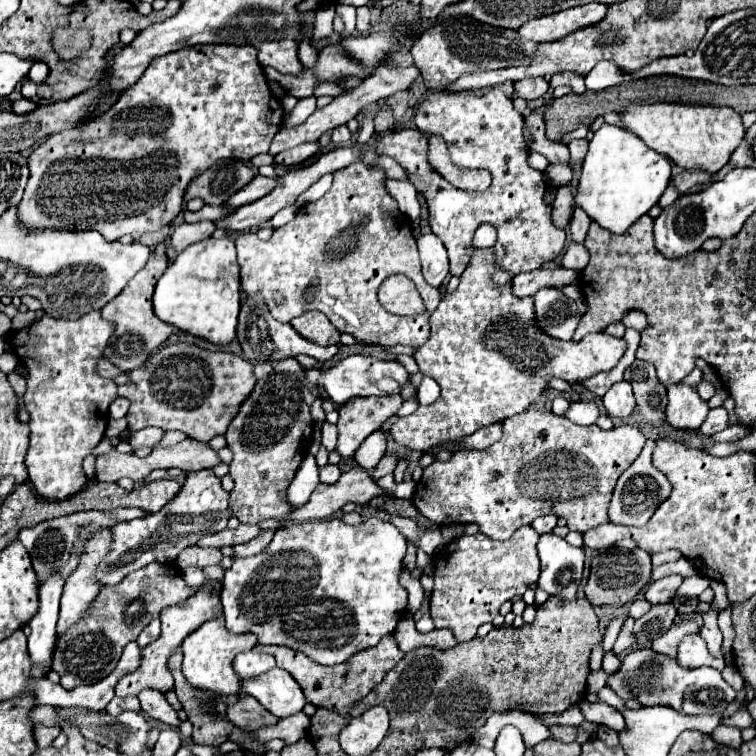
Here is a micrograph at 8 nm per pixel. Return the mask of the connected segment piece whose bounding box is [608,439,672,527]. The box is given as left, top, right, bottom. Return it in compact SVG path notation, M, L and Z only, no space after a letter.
M648 439L646 447L642 449L640 457L620 475L612 501L610 501L610 509L608 509L608 521L614 525L632 525L632 527L642 527L648 523L648 519L654 515L654 511L658 509L658 505L666 499L666 495L670 495L672 487L666 479L666 475L662 475L654 465L652 465L652 449L654 449L654 441Z

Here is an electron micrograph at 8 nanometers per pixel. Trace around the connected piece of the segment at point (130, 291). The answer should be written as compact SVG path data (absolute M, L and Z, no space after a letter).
M152 247L152 255L146 263L144 269L140 269L130 283L126 285L126 289L122 291L122 295L118 295L118 299L112 299L100 313L104 319L114 323L114 333L110 337L110 343L104 349L104 357L116 365L120 371L132 371L136 367L140 367L148 355L158 349L172 333L172 327L166 325L164 321L160 321L154 311L152 311L152 293L154 287L160 279L160 275L166 271L168 267L168 257L166 255L156 255L154 247Z

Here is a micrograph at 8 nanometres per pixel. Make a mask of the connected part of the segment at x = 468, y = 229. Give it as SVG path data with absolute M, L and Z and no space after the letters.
M492 87L484 95L472 91L428 93L419 104L414 120L416 127L426 135L438 133L444 137L455 164L488 169L492 173L492 185L486 191L466 193L442 179L442 175L428 165L428 159L394 159L402 165L412 185L424 195L432 233L444 243L454 277L460 277L468 267L474 253L472 237L482 223L496 227L496 263L512 275L534 271L562 253L566 231L552 223L552 207L550 201L546 201L548 185L542 181L542 171L532 169L526 161L528 147L522 137L524 119L500 87Z

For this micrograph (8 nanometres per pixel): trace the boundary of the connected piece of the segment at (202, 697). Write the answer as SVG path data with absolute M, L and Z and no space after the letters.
M174 649L170 659L168 659L168 669L172 671L174 675L174 691L184 707L184 711L188 713L188 721L194 725L194 733L192 733L192 741L198 743L198 745L210 745L210 747L220 747L222 743L226 743L234 731L234 725L228 721L228 719L222 719L222 711L226 711L226 703L224 703L224 697L222 695L214 695L210 691L202 691L202 689L196 689L194 685L190 685L186 681L186 677L182 675L180 671L180 665L182 665L182 649Z

